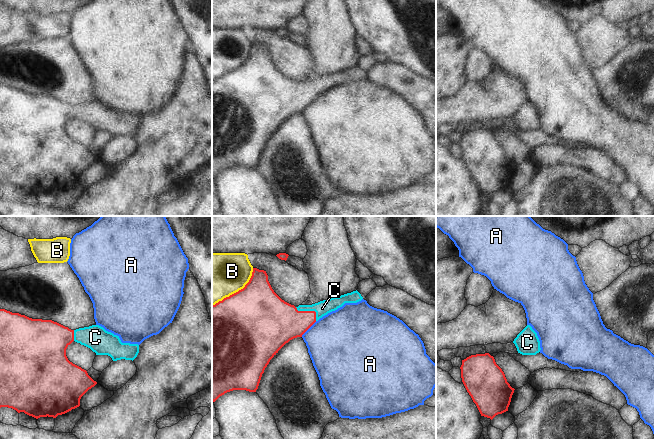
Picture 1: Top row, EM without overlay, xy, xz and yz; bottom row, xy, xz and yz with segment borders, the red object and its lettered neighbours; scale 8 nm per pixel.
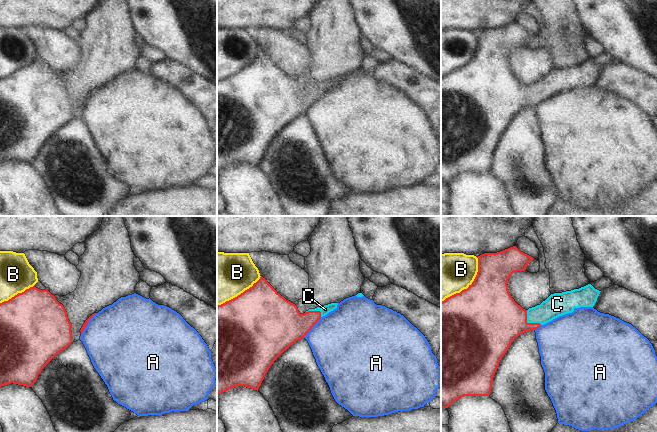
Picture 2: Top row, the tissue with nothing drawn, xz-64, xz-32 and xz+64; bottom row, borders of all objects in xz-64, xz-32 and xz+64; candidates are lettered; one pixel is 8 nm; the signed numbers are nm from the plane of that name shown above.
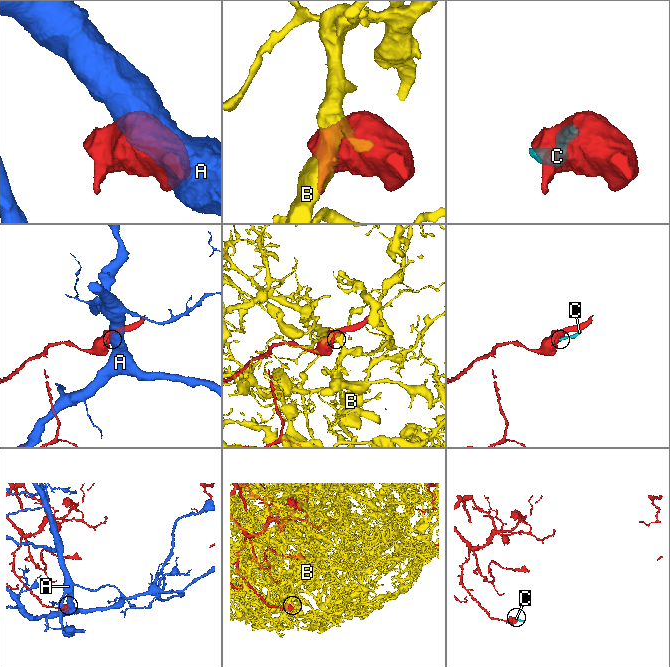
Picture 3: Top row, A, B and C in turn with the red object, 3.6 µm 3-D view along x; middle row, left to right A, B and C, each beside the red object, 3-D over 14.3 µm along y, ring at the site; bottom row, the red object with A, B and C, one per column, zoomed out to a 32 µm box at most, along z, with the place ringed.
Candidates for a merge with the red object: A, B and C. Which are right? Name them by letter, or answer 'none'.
C

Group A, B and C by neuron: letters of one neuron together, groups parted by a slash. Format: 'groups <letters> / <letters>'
groups A / B / C

